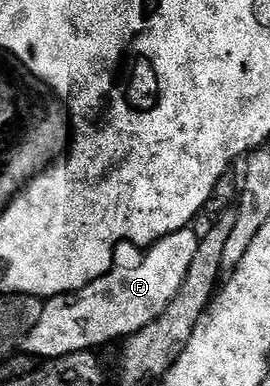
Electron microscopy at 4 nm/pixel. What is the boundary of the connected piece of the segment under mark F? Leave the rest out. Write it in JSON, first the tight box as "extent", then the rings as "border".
{"extent":[26,228,200,360],"border":[[[191,228],[178,230],[158,238],[144,250],[129,242],[120,242],[108,274],[73,294],[59,294],[44,301],[41,320],[37,320],[37,328],[27,337],[26,353],[46,360],[69,352],[95,350],[114,338],[126,340],[145,328],[145,324],[157,320],[157,316],[169,308],[173,296],[181,292],[185,272],[189,272],[189,264],[193,264],[193,256],[197,256],[200,235],[193,231]]]}

